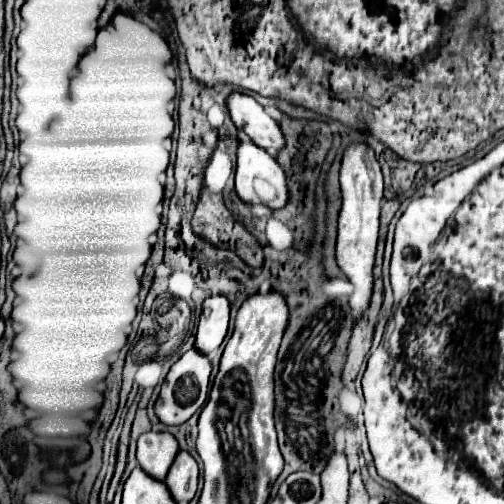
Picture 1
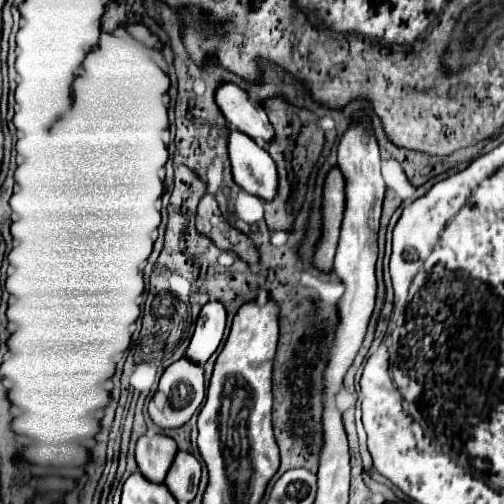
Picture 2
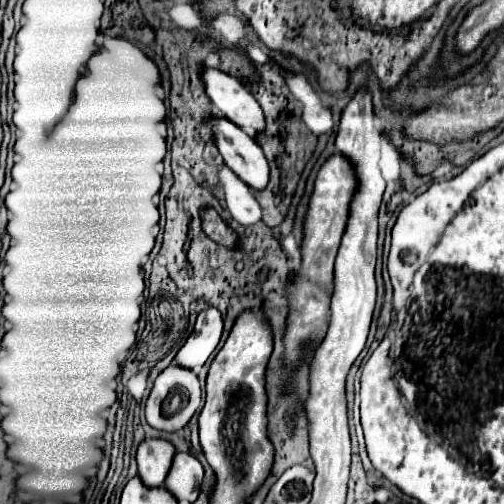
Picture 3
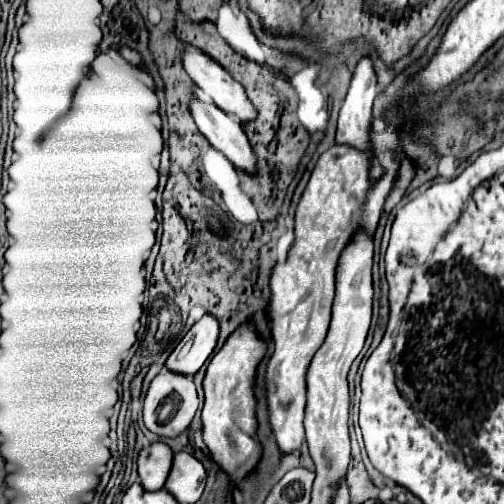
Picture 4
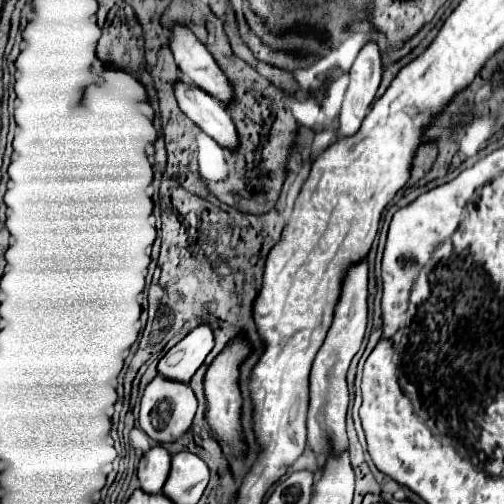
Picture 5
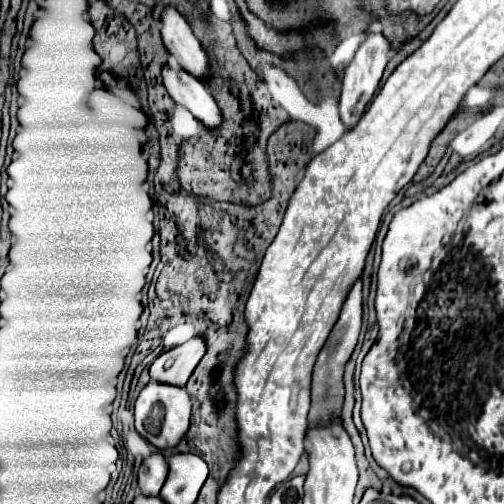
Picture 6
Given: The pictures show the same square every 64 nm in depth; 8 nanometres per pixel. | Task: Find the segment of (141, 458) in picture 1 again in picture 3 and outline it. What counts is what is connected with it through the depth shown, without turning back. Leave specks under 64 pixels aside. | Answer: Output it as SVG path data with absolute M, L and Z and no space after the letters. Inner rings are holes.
M144 438L136 450L138 476L144 480L144 484L162 486L172 466L174 454L176 448L172 446L172 442L162 438Z

